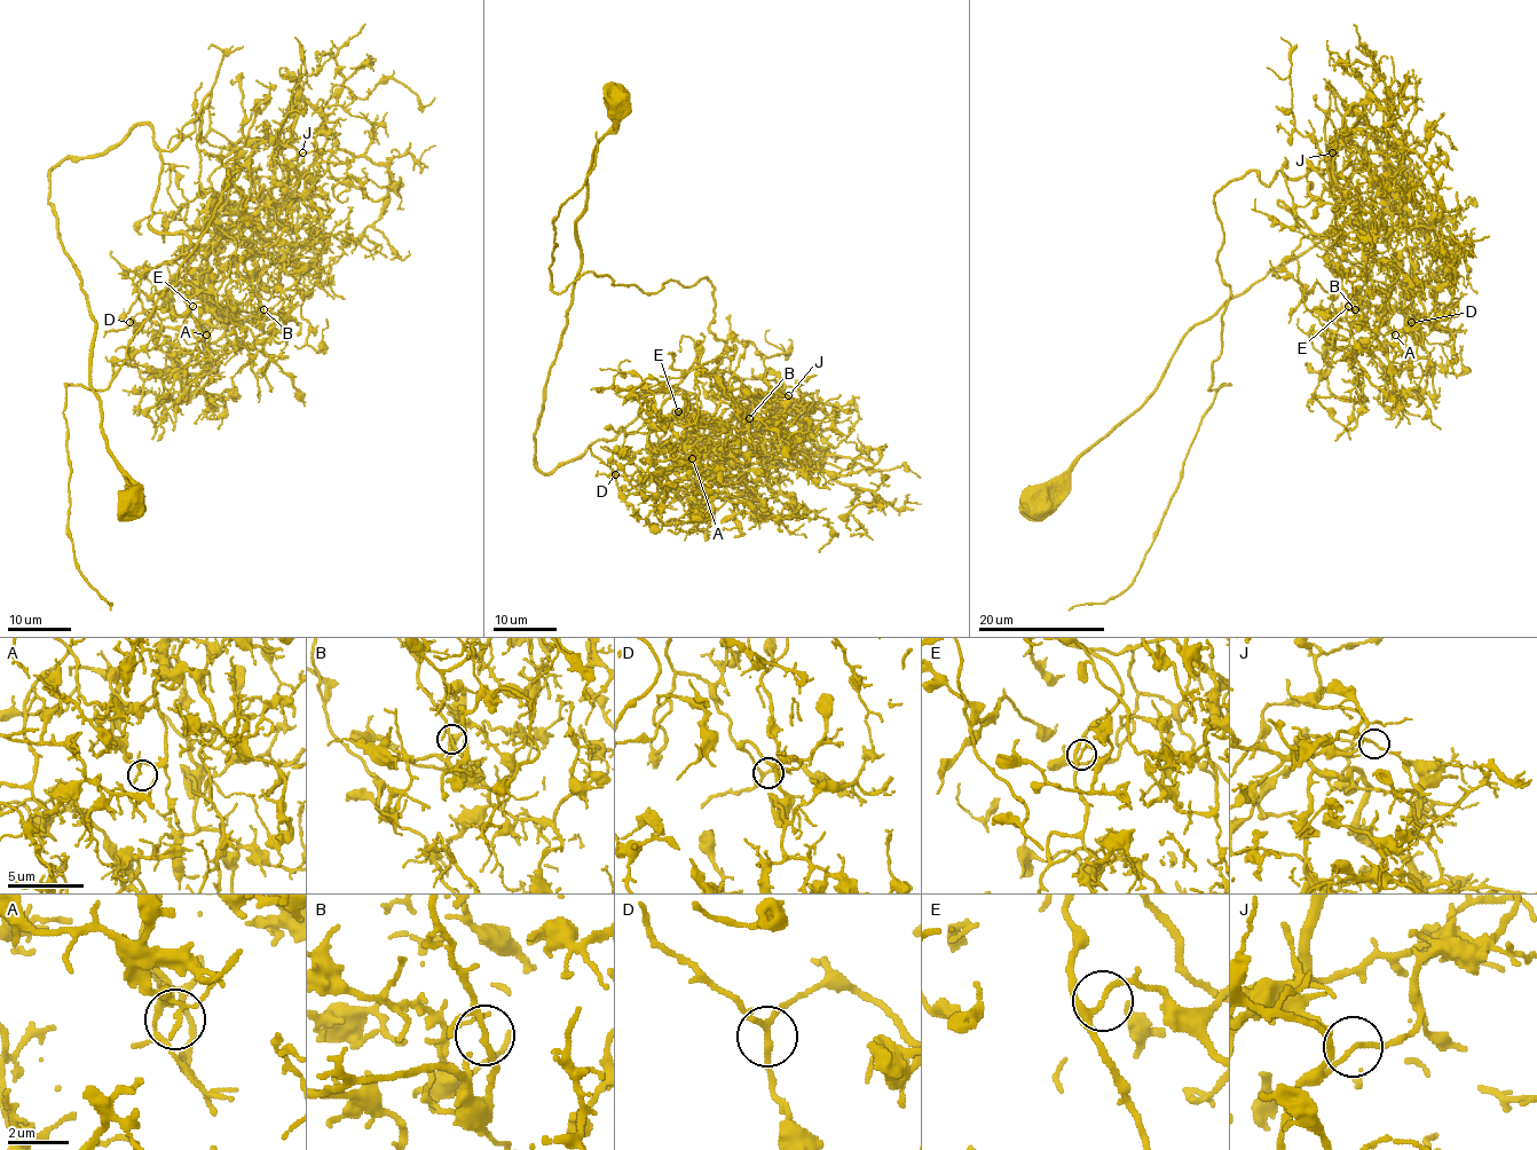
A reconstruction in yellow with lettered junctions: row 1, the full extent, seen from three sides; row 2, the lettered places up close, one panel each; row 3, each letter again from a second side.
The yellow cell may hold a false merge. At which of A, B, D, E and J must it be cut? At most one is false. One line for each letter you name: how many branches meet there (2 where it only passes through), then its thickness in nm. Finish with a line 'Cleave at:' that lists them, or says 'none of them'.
J: 3 | 110 nm
Cleave at: J

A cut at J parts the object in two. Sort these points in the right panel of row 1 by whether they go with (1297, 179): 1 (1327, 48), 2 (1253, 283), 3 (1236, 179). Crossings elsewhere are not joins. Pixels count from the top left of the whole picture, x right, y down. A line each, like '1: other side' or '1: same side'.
1: same side
2: other side
3: same side

